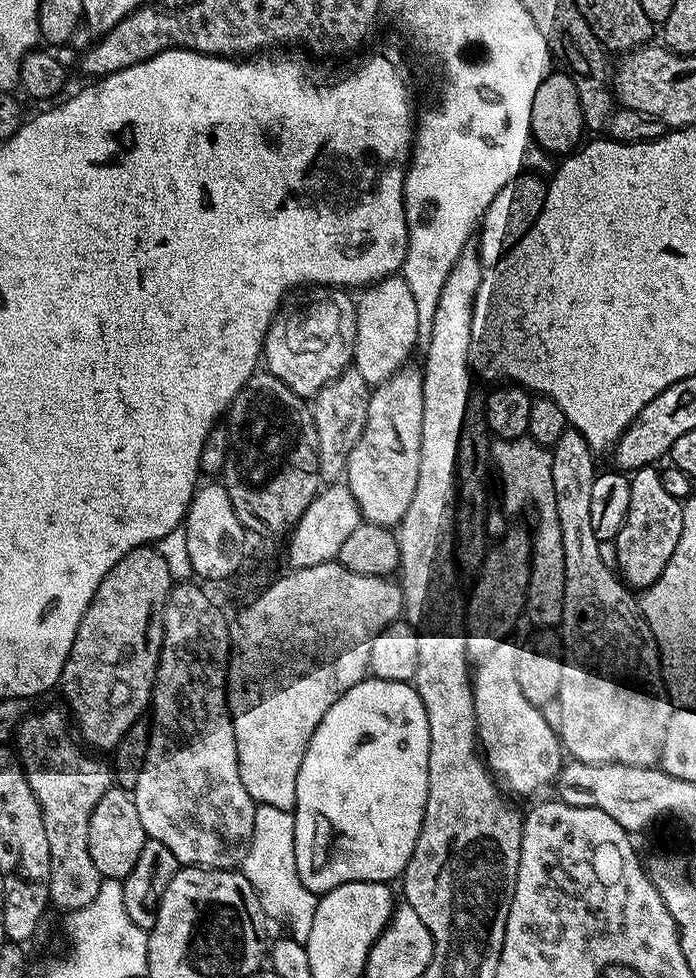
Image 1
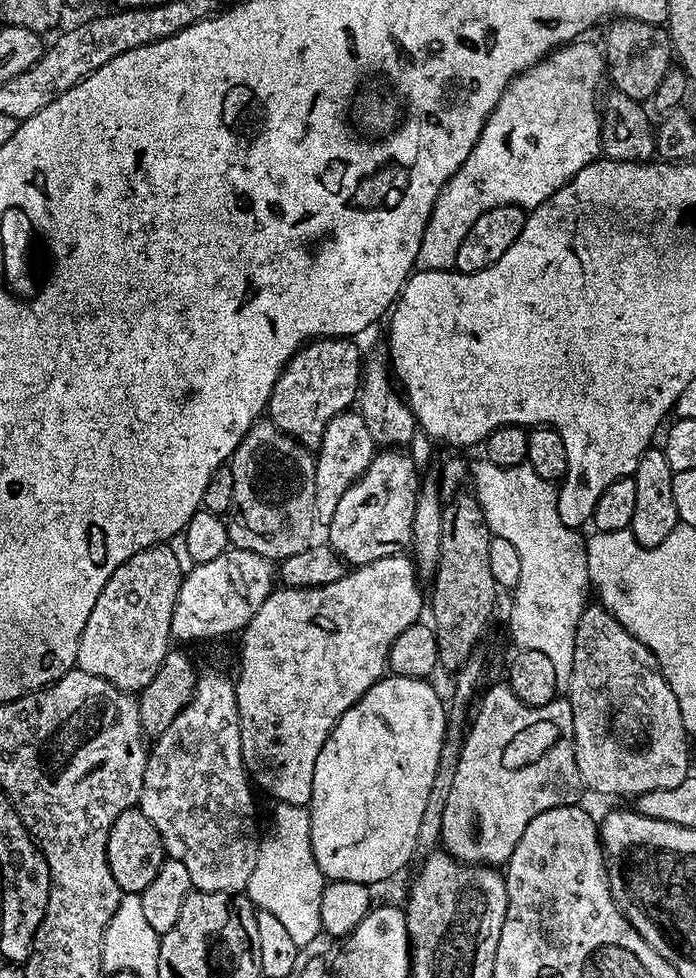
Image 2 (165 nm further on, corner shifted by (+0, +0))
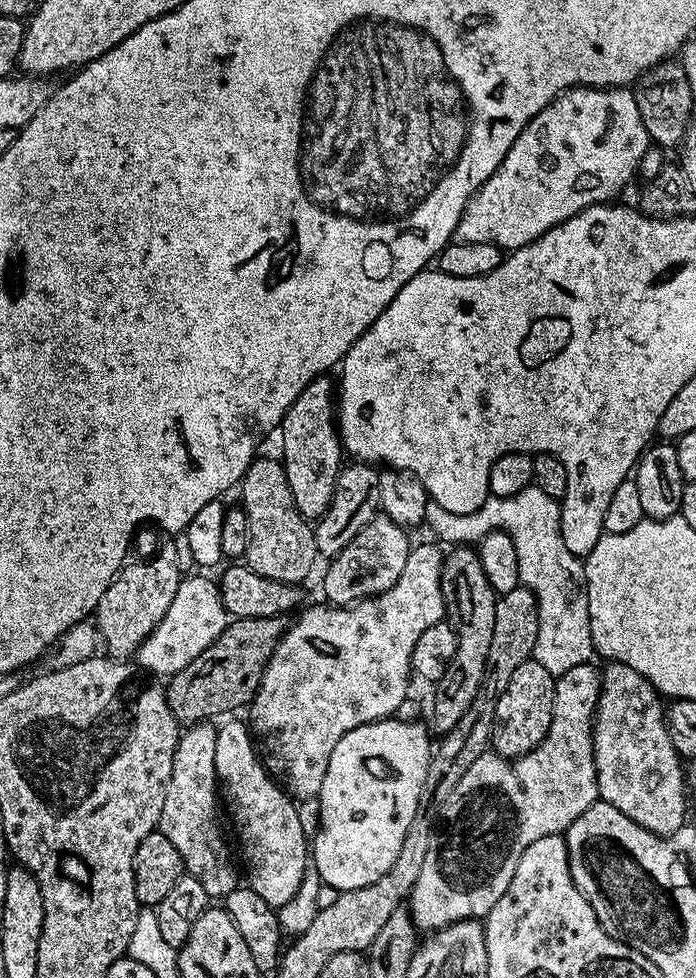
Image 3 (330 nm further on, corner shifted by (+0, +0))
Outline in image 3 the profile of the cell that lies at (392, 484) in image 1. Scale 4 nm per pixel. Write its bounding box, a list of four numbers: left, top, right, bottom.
[323,515,410,606]

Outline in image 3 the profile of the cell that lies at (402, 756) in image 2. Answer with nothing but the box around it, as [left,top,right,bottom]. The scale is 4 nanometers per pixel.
[310,718,434,892]

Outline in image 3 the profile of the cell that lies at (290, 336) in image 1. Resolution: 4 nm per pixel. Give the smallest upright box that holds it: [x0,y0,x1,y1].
[278,375,342,522]

